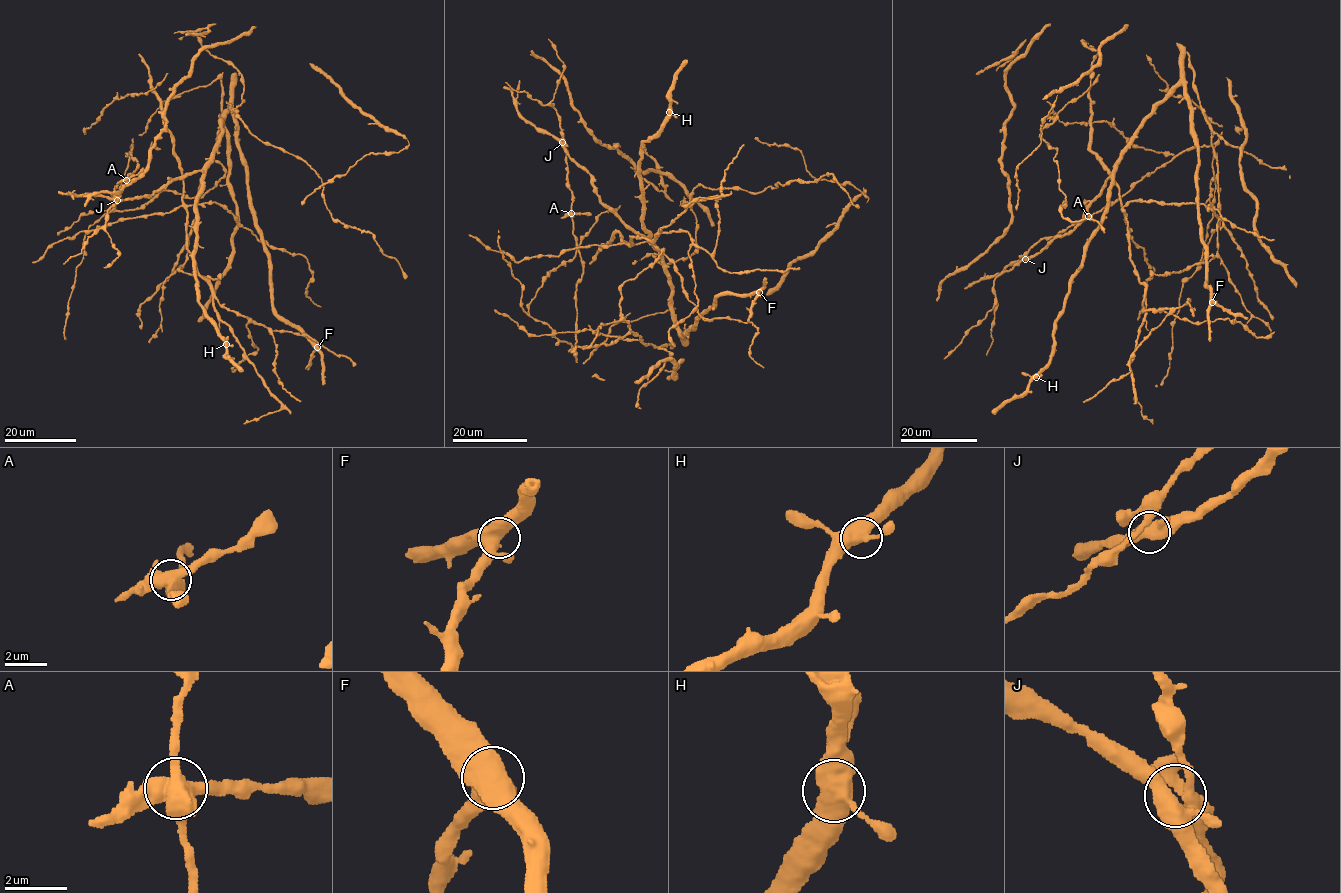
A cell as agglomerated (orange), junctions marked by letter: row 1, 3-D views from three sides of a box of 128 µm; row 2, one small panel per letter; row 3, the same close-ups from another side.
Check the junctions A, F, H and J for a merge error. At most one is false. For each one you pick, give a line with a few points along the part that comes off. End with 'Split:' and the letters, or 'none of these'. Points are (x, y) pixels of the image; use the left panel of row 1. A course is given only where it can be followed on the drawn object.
A: (126, 180), (144, 169)
Split: A

